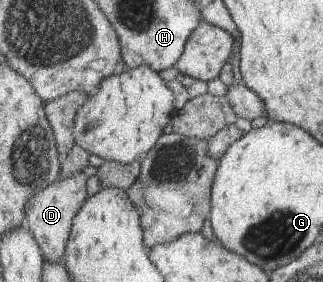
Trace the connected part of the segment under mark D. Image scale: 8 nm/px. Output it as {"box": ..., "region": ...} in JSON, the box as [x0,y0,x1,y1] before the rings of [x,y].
{"box":[26,172,87,262],"region":[[[83,172],[74,173],[67,179],[59,177],[45,186],[45,189],[35,192],[29,199],[26,224],[36,235],[45,261],[56,262],[65,259],[75,216],[87,199],[87,177]]]}

